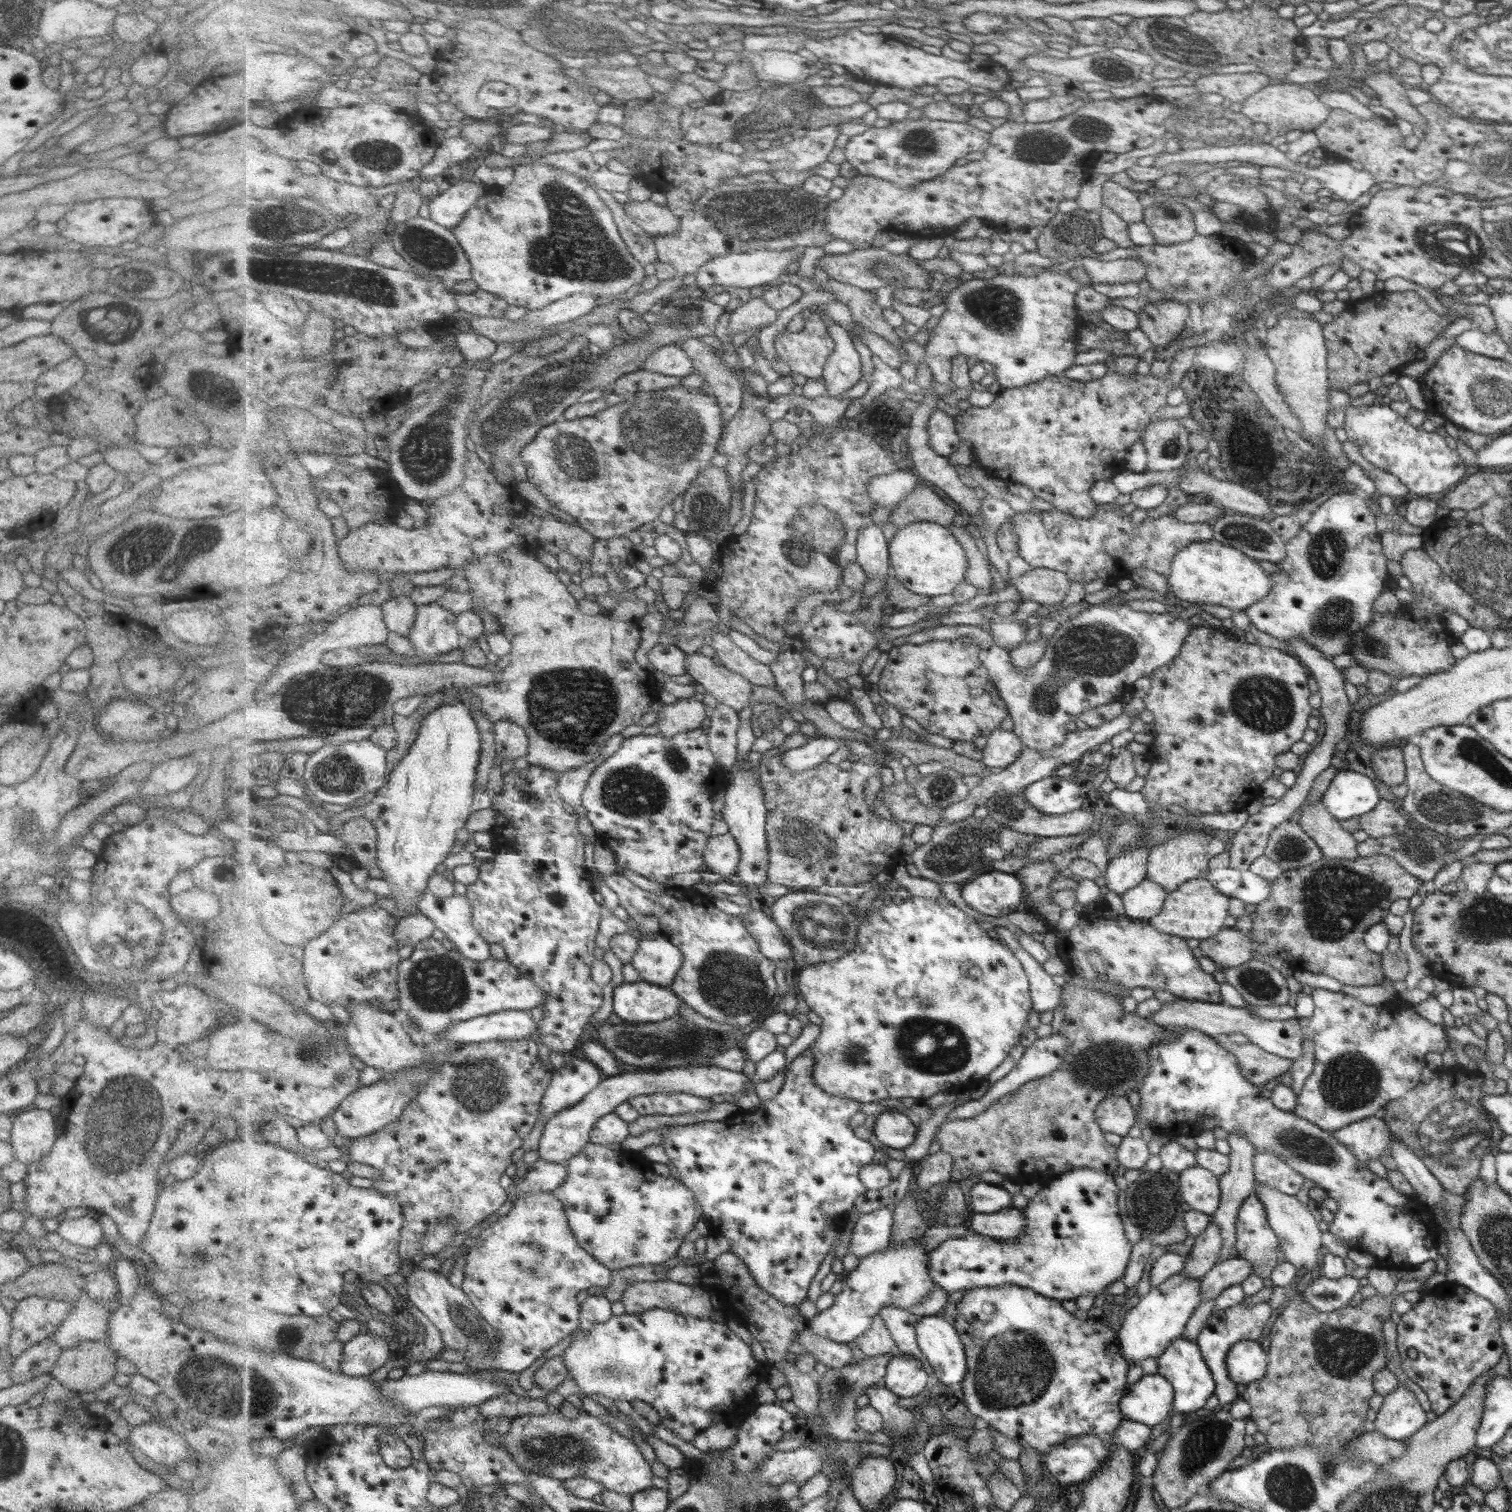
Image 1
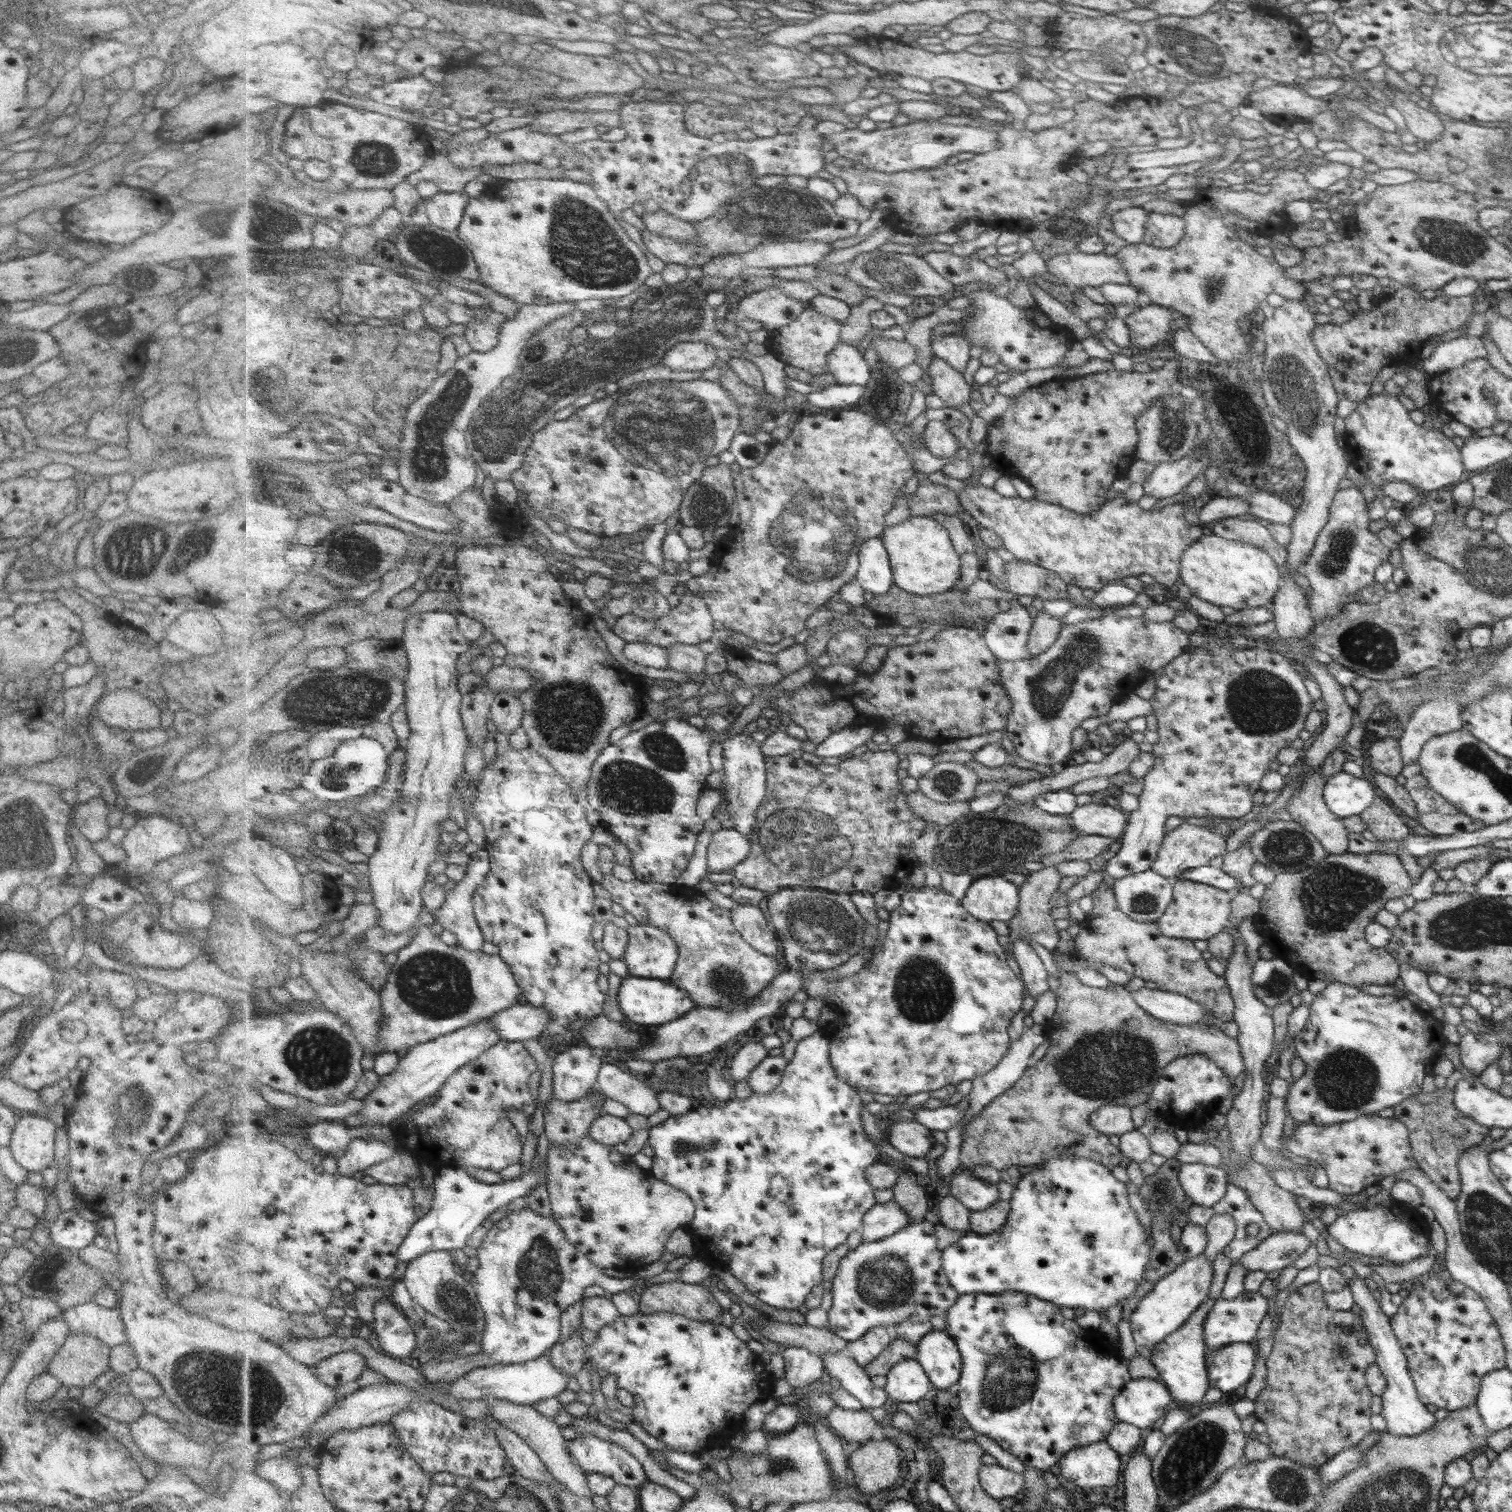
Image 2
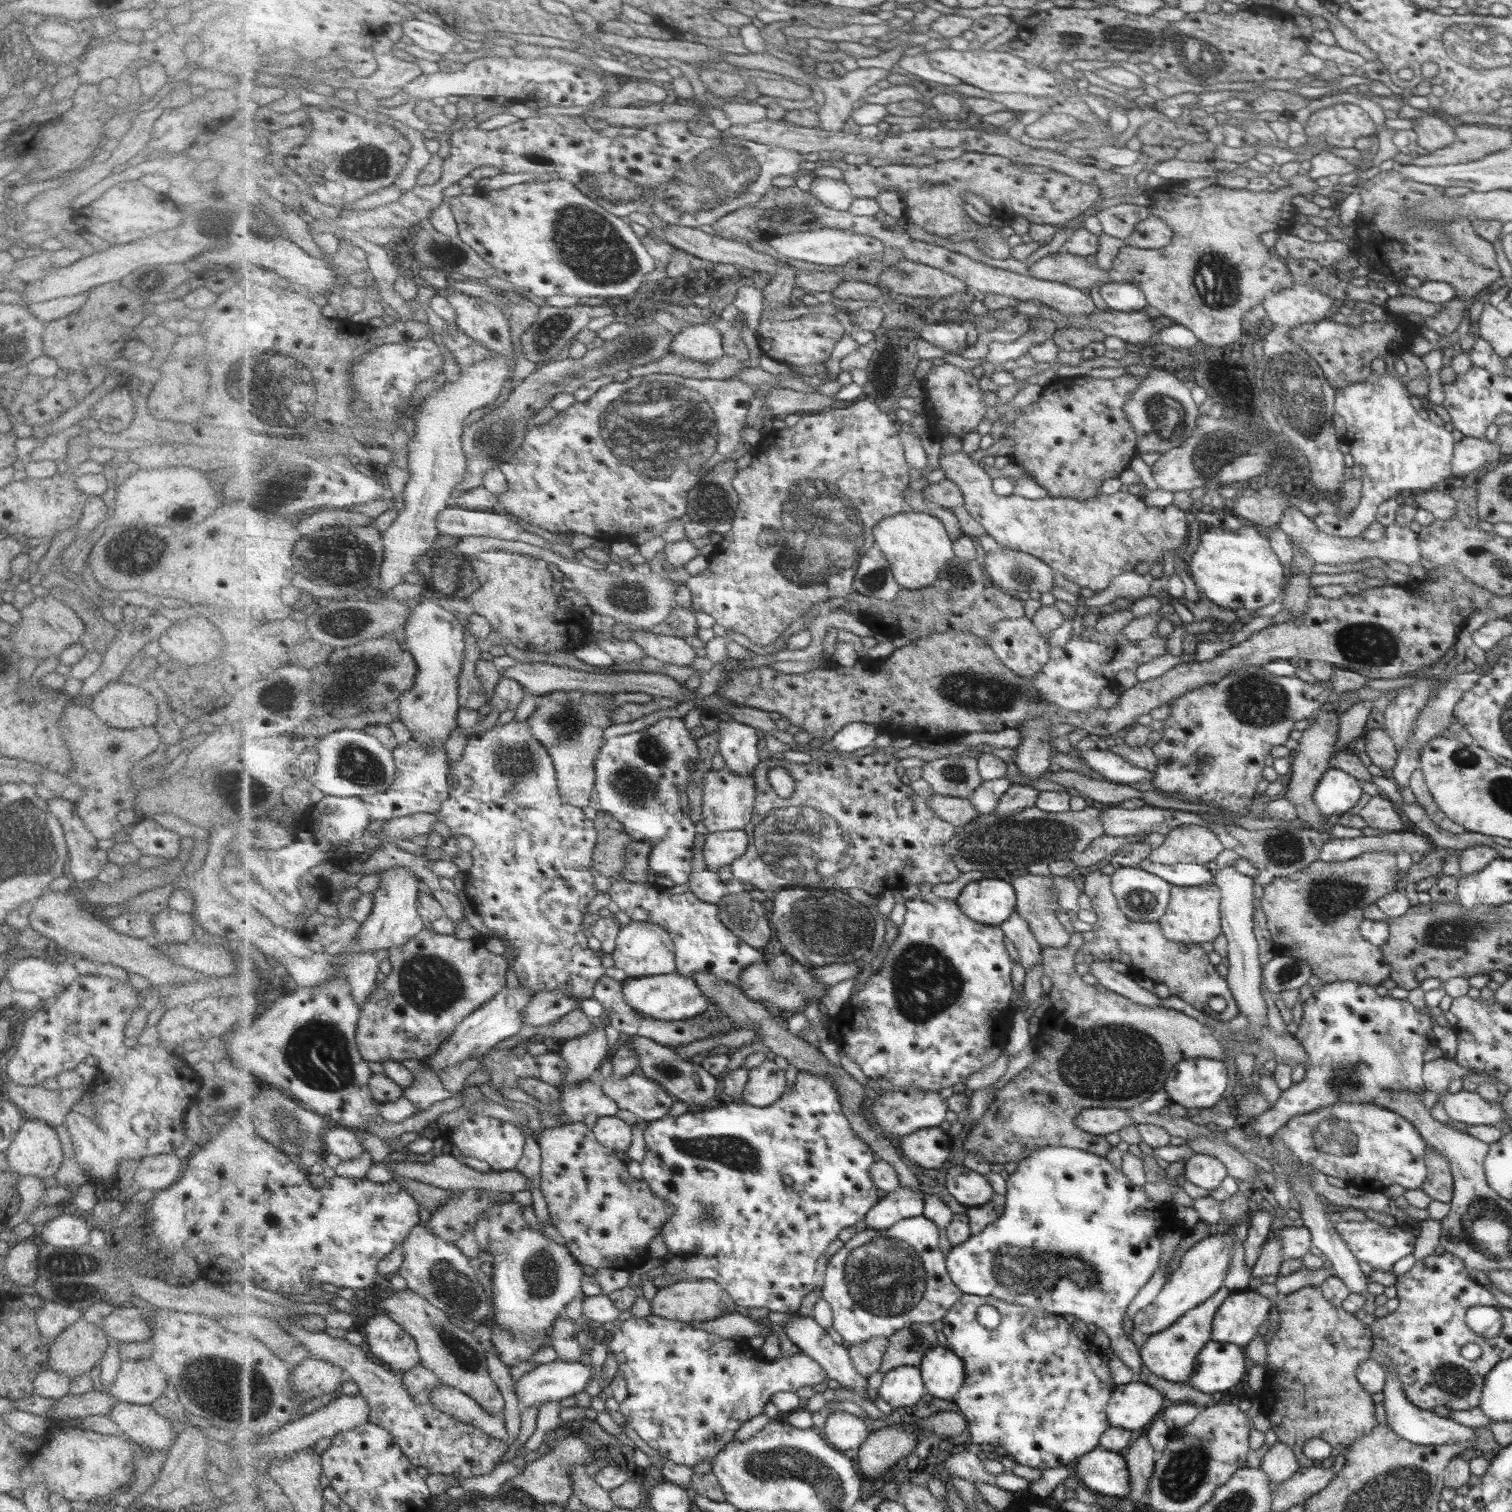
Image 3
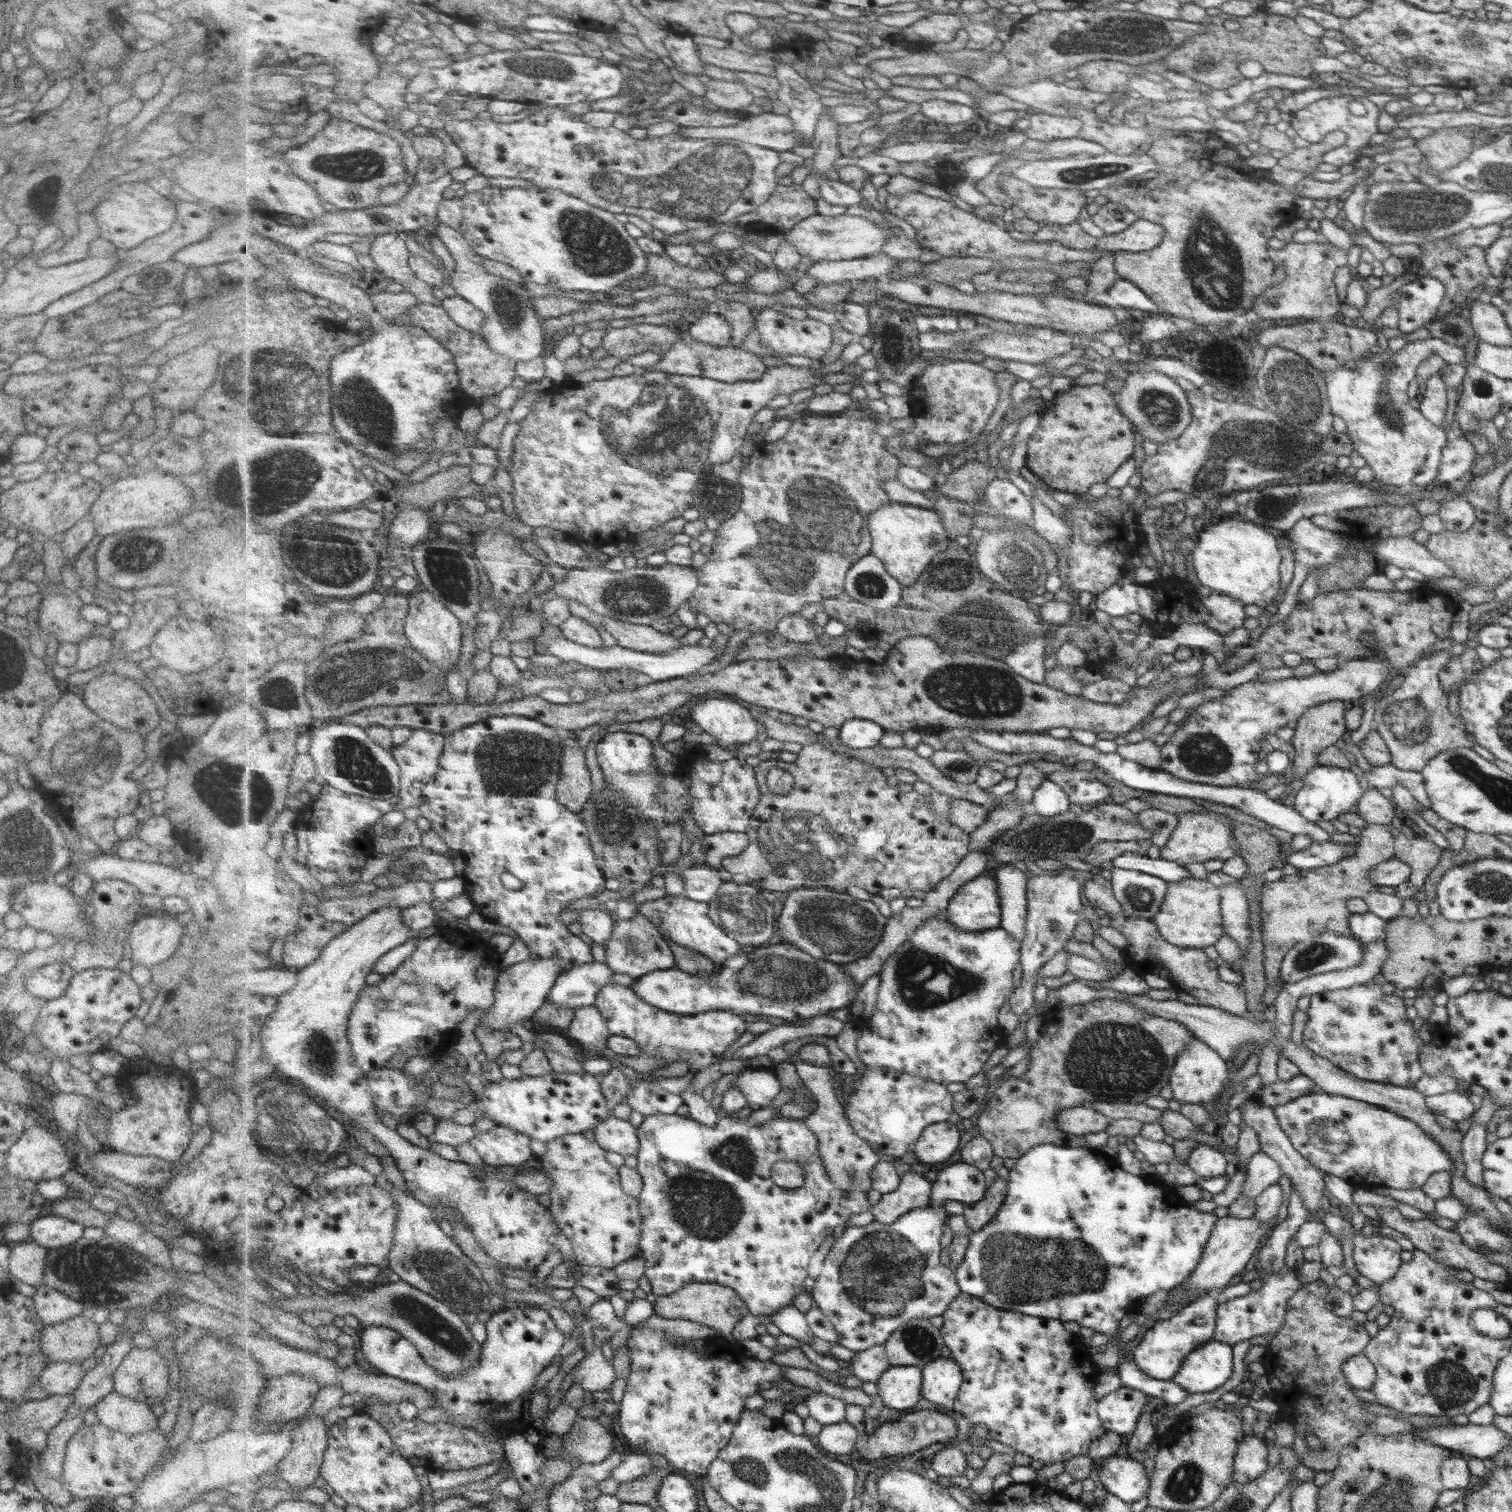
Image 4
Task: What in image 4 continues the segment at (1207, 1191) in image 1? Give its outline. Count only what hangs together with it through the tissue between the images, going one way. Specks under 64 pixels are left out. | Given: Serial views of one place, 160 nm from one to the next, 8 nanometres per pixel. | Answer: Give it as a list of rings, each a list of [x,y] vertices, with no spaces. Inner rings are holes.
[[[1195,1145],[1195,1149],[1186,1161],[1188,1166],[1202,1179],[1226,1174],[1227,1161],[1224,1159],[1224,1153],[1212,1145]]]

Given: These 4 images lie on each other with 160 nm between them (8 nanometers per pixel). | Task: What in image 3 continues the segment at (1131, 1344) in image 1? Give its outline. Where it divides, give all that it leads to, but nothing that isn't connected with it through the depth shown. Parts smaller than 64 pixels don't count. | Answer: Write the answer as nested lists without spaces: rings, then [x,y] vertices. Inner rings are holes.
[[[1230,1230],[1225,1233],[1213,1231],[1208,1237],[1199,1240],[1188,1249],[1181,1258],[1181,1266],[1170,1274],[1168,1282],[1162,1287],[1157,1297],[1145,1308],[1140,1309],[1133,1319],[1133,1328],[1150,1336],[1168,1329],[1189,1310],[1196,1309],[1202,1302],[1208,1301],[1224,1284],[1229,1274],[1230,1255],[1233,1254],[1235,1240],[1230,1236]]]

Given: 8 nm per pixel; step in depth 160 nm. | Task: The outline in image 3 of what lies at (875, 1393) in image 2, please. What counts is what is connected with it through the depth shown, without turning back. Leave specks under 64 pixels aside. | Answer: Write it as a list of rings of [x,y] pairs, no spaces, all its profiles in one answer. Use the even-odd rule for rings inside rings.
[[[800,1314],[799,1317],[792,1319],[787,1323],[785,1328],[787,1336],[803,1351],[808,1353],[812,1358],[815,1358],[821,1365],[825,1367],[829,1373],[828,1378],[837,1380],[847,1389],[855,1390],[856,1393],[862,1395],[862,1397],[867,1397],[868,1394],[868,1378],[856,1368],[854,1364],[851,1350],[847,1343],[838,1344],[834,1342],[834,1338],[828,1334],[826,1329],[824,1329],[814,1317],[807,1316],[804,1317]]]

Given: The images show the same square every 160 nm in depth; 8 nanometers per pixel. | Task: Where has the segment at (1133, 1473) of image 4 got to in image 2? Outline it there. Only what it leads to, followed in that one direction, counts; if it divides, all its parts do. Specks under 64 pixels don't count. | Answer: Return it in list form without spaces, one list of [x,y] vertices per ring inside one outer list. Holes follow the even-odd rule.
[[[1106,1441],[1067,1453],[1057,1472],[1080,1488],[1114,1488],[1120,1478],[1120,1456]]]

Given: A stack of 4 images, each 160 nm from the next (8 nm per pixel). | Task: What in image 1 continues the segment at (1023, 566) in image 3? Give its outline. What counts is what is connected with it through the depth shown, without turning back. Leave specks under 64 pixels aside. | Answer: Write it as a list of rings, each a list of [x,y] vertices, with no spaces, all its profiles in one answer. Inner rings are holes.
[[[1038,568],[1015,578],[1012,584],[1024,599],[1046,606],[1062,603],[1070,589],[1071,581],[1064,572]]]

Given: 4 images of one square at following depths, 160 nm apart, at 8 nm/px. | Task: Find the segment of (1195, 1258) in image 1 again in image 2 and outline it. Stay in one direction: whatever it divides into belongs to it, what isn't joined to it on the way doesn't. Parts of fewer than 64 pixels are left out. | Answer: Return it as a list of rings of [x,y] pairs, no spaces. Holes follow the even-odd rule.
[[[1215,1214],[1205,1229],[1208,1233],[1208,1244],[1202,1256],[1214,1262],[1236,1236],[1237,1222],[1231,1214]]]

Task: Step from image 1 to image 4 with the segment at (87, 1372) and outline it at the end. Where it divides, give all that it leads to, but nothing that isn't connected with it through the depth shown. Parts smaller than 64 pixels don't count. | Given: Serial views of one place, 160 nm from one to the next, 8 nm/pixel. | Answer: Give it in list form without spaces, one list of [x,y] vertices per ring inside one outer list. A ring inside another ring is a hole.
[[[85,1313],[68,1320],[44,1325],[41,1330],[41,1347],[51,1361],[76,1361],[82,1363],[100,1346],[97,1322],[89,1319]]]

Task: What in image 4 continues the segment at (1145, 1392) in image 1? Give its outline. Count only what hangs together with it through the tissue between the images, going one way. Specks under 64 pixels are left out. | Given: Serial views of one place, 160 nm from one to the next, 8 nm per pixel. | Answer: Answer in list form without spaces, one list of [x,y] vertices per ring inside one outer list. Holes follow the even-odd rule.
[[[1122,1386],[1102,1397],[1099,1417],[1107,1431],[1129,1437],[1146,1406],[1146,1393]]]

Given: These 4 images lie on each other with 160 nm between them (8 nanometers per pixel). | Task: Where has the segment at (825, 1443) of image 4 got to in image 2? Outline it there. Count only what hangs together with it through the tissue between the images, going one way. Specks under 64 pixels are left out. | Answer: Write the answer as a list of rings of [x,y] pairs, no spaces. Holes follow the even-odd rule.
[[[837,1406],[828,1419],[835,1433],[852,1445],[863,1445],[879,1436],[880,1421],[864,1408],[856,1411]]]

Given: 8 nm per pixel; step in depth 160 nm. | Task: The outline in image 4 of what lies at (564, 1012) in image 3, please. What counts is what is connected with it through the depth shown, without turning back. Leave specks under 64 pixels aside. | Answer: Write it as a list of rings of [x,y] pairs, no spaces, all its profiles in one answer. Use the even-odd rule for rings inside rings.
[[[591,962],[563,974],[549,1001],[560,1008],[588,1008],[596,1005],[604,987],[614,982],[614,970],[606,962]]]

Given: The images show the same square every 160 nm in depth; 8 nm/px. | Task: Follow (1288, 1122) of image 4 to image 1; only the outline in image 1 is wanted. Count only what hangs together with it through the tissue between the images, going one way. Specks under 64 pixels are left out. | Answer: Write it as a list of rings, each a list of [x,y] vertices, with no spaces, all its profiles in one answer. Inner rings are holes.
[[[1367,1117],[1331,1134],[1356,1155],[1361,1166],[1367,1167],[1370,1160],[1391,1156],[1393,1134],[1384,1119]]]

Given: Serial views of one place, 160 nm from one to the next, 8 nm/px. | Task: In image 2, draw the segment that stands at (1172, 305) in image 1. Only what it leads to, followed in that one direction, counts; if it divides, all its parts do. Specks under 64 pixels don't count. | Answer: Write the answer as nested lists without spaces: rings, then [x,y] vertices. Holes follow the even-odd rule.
[[[1145,303],[1123,322],[1129,328],[1129,337],[1136,351],[1150,350],[1157,342],[1169,338],[1173,308]]]

